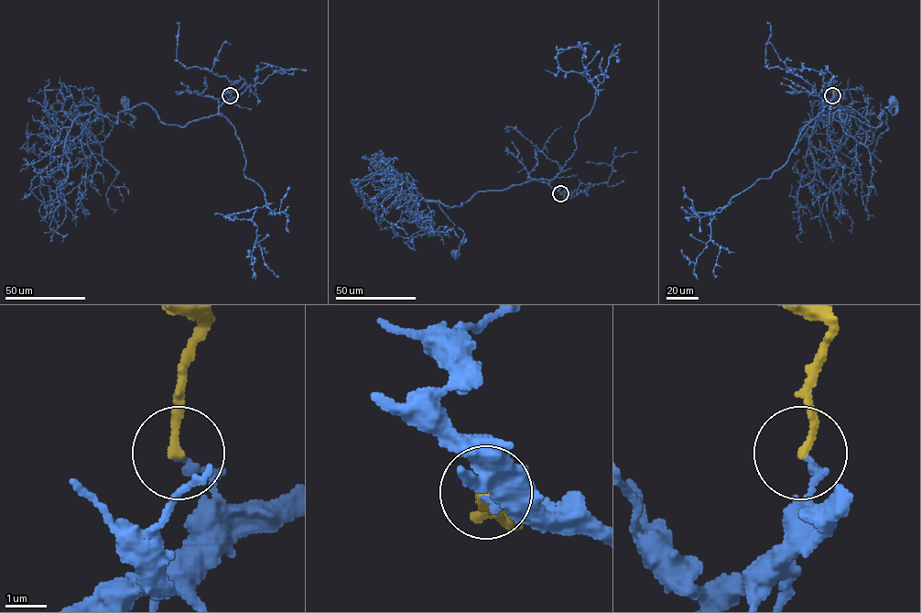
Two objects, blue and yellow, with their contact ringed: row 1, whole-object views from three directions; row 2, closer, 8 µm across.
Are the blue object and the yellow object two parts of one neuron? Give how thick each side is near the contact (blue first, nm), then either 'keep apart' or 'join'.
calibres 130 and 200 nm; keep apart

